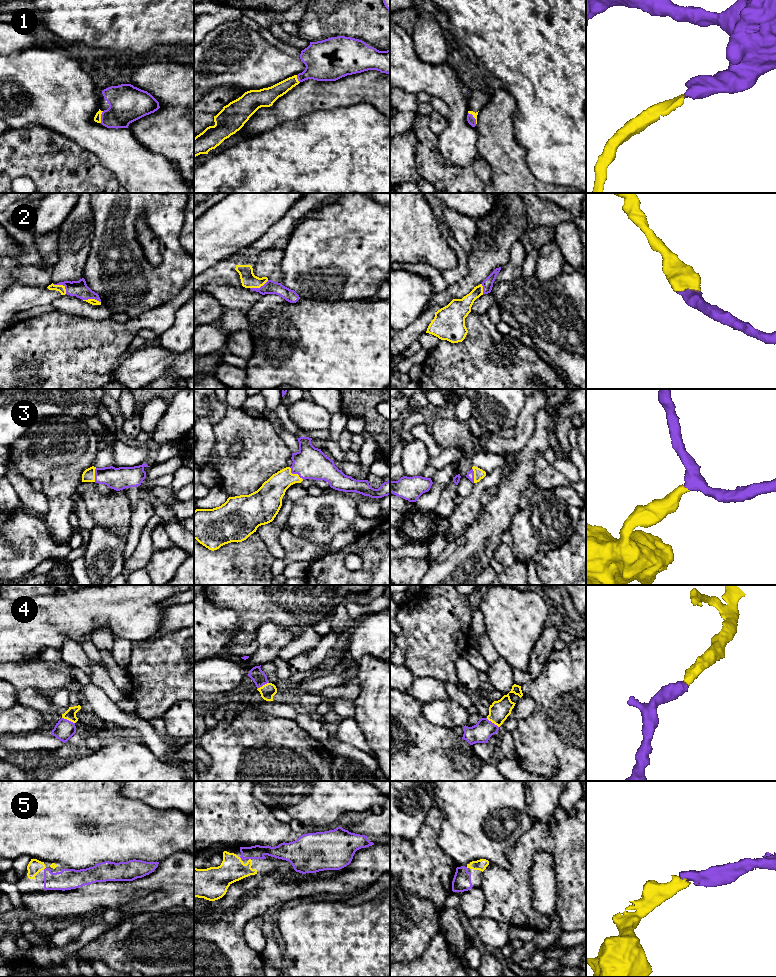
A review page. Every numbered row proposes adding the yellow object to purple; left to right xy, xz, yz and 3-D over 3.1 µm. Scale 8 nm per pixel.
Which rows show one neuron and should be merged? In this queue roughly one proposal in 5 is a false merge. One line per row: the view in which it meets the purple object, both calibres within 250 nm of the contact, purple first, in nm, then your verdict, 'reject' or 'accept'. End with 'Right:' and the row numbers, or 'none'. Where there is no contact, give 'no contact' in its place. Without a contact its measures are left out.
1: meets purple in xy; 300 nm thick on the purple side, 60 nm on the other; accept
2: meets purple in xy; 130 nm thick on the purple side, 60 nm on the other; accept
3: meets purple in xz; 260 nm thick on the purple side, 200 nm on the other; accept
4: meets purple in xy; 160 nm thick on the purple side, 90 nm on the other; accept
5: meets purple in xz; 110 nm thick on the purple side, 200 nm on the other; accept
Right: 1, 2, 3, 4, 5

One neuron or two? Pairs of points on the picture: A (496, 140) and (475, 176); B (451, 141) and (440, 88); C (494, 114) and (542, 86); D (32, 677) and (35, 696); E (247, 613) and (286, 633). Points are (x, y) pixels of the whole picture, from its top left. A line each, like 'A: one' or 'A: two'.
A: two
B: one
C: two
D: two
E: two

